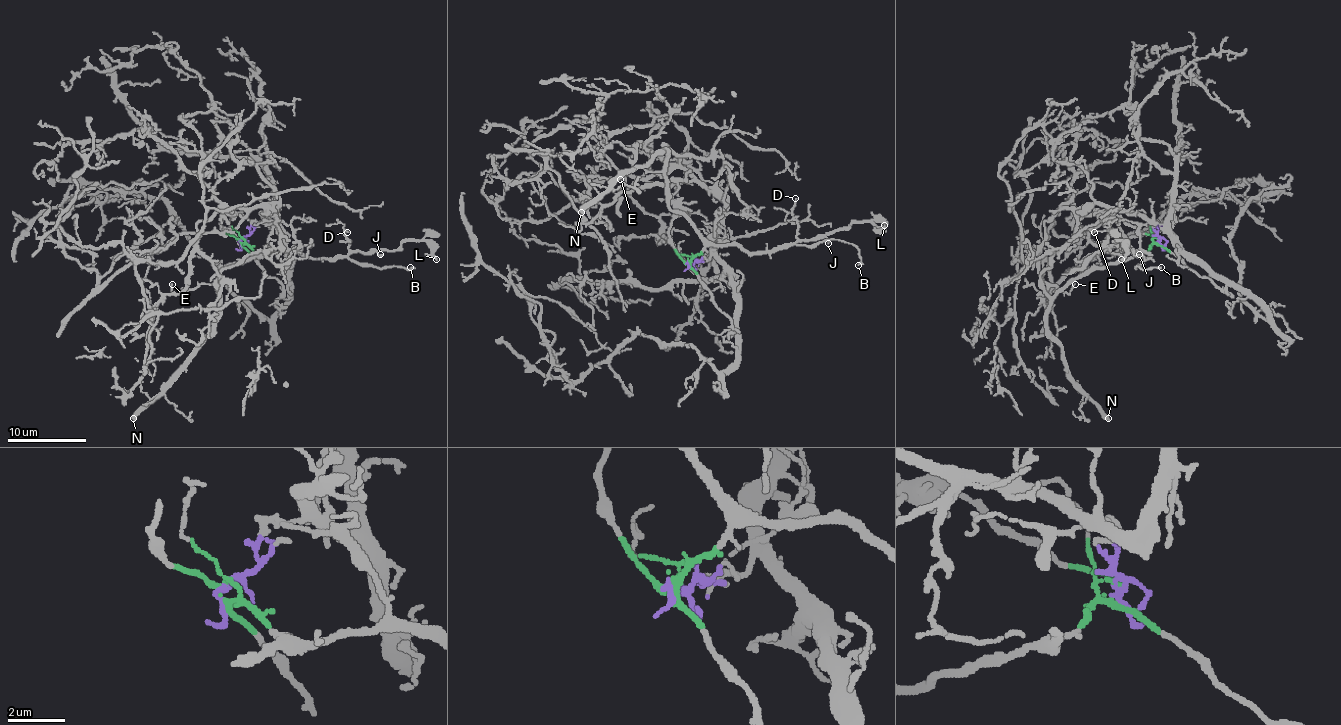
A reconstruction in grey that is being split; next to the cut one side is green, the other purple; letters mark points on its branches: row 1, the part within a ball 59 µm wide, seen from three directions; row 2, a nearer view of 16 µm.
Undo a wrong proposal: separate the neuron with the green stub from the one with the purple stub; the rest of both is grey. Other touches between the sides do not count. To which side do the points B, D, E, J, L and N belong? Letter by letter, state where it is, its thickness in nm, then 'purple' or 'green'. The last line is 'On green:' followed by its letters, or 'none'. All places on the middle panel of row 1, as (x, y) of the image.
B: place (858, 265); calibre 140 nm; green
D: place (795, 198); calibre 90 nm; green
E: place (620, 179); calibre 130 nm; green
J: place (828, 243); calibre 130 nm; green
L: place (884, 225); calibre 220 nm; green
N: place (581, 212); calibre 440 nm; green
On green: B, D, E, J, L, N

